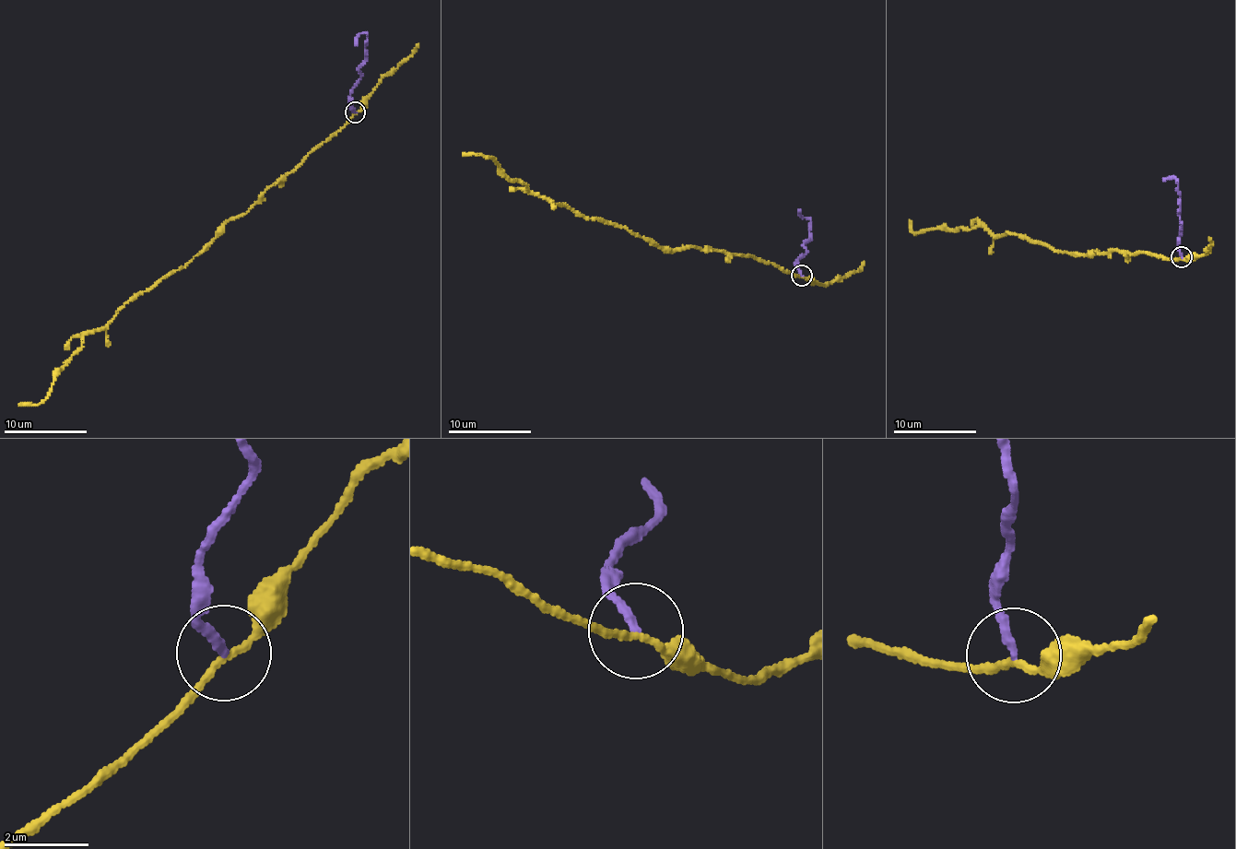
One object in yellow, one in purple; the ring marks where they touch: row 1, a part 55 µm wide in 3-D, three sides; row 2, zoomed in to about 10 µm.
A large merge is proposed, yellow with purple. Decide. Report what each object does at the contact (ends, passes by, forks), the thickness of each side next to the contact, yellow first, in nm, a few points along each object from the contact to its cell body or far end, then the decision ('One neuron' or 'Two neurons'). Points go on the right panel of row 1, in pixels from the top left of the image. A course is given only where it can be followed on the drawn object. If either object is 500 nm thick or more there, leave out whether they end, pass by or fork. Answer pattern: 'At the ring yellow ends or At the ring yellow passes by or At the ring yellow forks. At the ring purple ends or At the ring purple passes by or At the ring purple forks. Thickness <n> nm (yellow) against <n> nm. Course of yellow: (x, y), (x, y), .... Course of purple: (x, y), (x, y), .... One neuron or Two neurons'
At the ring yellow passes by. At the ring purple ends. Thickness 140 nm (yellow) against 180 nm. Course of yellow: (1182, 257), (1116, 250), (1062, 253), (1025, 234), (995, 235), (984, 225), (916, 233), (909, 219). Course of purple: (1182, 257), (1178, 246), (1182, 225), (1178, 182), (1176, 178), (1163, 180). Two neurons

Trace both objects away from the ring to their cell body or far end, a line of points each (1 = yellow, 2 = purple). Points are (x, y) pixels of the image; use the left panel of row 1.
1: (355, 112), (246, 213), (226, 221), (191, 261), (134, 293), (106, 325), (88, 332), (43, 400), (18, 404)
2: (355, 112), (350, 106), (350, 90), (360, 77), (359, 66), (365, 59), (367, 34), (361, 33), (355, 45)

